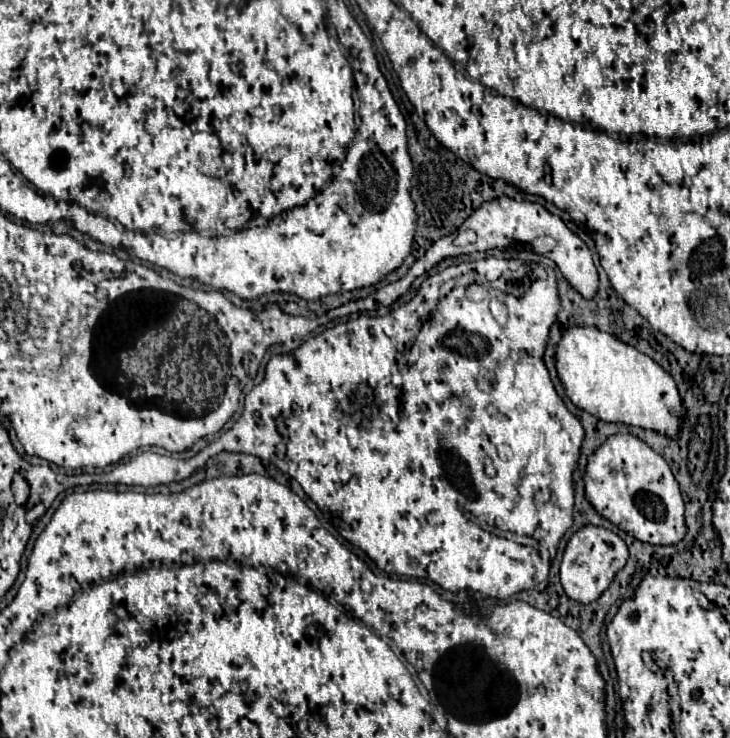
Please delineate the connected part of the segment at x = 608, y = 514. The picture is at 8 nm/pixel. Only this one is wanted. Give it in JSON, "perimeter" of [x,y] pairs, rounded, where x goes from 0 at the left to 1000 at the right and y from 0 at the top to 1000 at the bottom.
{"perimeter":[[[842,587],[810,614],[801,633],[801,673],[812,690],[848,717],[889,738],[922,738],[938,725],[938,682],[914,625],[884,598]]]}

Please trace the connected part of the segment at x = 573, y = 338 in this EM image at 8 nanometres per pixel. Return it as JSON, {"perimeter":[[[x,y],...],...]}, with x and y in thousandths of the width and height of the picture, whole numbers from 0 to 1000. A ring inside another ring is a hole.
{"perimeter":[[[779,443],[760,473],[763,508],[788,551],[834,573],[856,573],[927,592],[938,554],[916,505],[892,484],[818,443]]]}

